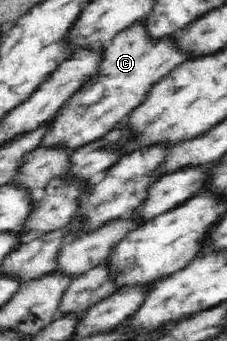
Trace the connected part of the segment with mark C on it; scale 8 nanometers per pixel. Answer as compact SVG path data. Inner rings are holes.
M142 21L135 22L113 37L109 47L101 51L97 74L91 75L82 86L66 98L65 104L45 123L45 130L38 146L42 149L64 149L68 152L101 139L111 129L125 120L134 107L139 106L147 91L187 59L174 46L173 35L160 41L150 41Z

